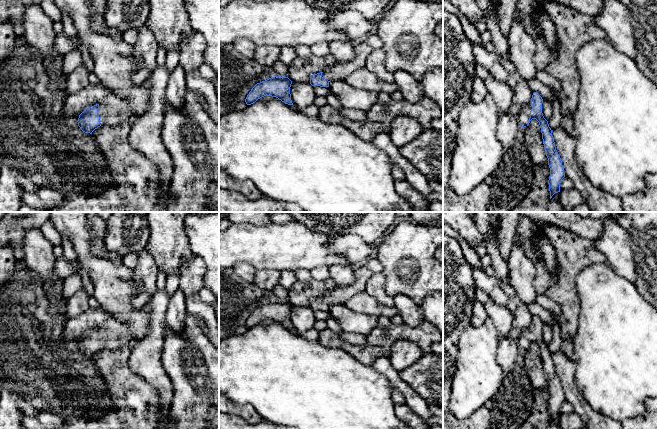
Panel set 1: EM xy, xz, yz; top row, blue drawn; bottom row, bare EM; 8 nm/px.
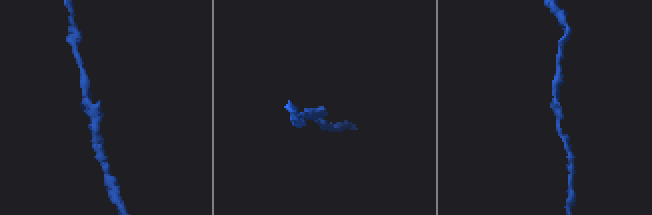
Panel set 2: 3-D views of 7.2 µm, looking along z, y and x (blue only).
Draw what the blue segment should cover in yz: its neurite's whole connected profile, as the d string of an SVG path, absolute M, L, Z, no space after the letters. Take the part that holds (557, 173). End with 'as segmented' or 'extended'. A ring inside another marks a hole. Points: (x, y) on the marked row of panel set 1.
M534 92L531 101L522 108L521 113L518 116L518 120L520 127L523 128L528 126L532 119L536 119L539 122L544 148L548 158L548 165L550 168L548 184L551 199L555 193L560 192L560 183L565 177L565 172L562 160L555 147L552 130L549 127L548 121L543 116L542 103L542 97L537 92Z | extended

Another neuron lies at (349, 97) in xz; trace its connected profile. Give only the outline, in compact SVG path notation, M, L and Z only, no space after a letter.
M331 80L329 88L341 106L347 109L367 111L378 102L379 92L356 89L344 80Z

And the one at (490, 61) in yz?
M473 44L474 59L482 65L489 75L501 82L507 82L507 71L501 62L501 58L494 52L488 52L484 44Z

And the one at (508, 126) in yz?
M510 112L499 114L497 137L502 143L504 155L511 150L520 129L518 116Z

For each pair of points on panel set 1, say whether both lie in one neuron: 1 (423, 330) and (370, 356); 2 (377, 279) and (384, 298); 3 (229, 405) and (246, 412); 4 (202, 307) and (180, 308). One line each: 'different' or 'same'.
1: different
2: same
3: same
4: different

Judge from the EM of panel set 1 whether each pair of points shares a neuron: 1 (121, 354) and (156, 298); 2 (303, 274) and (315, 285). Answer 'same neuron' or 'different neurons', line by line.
1: different neurons
2: different neurons

